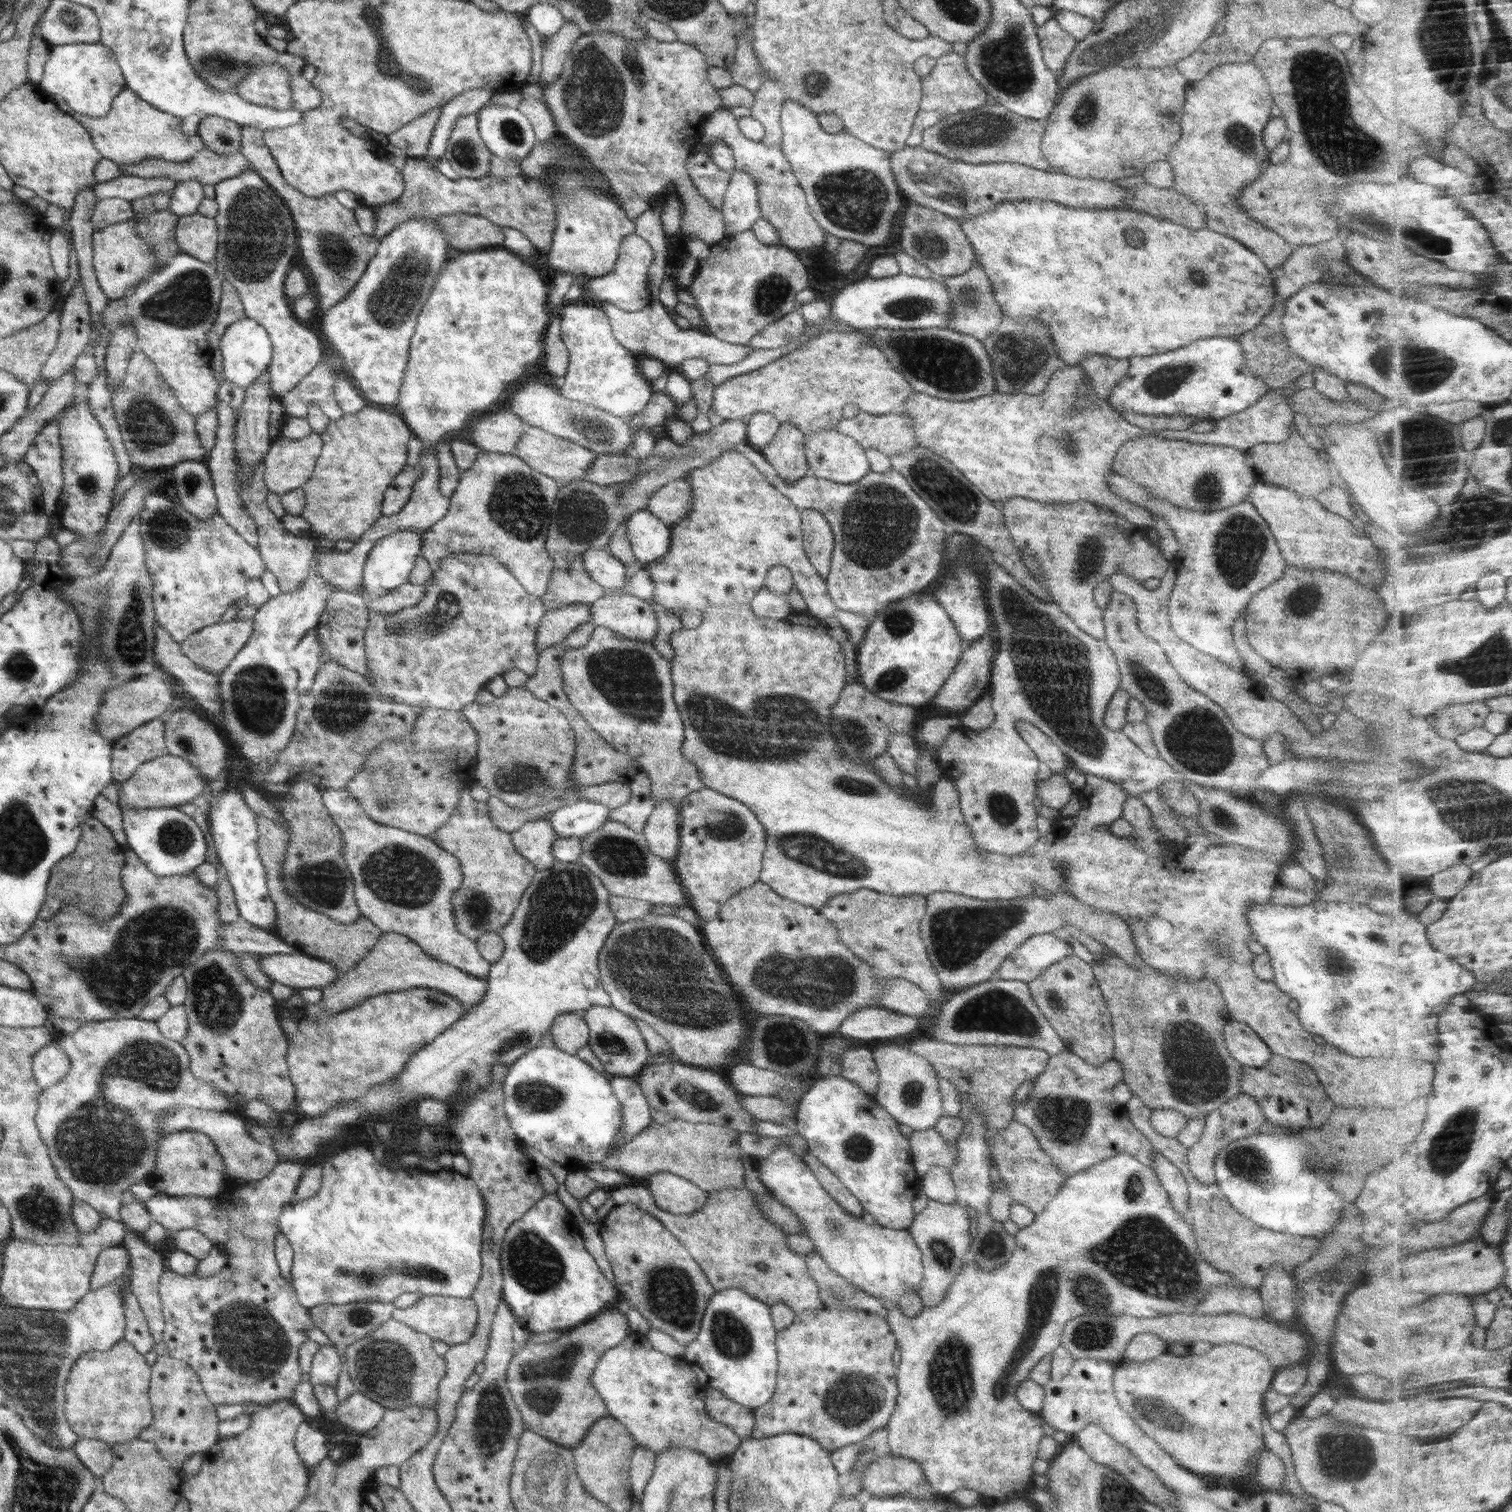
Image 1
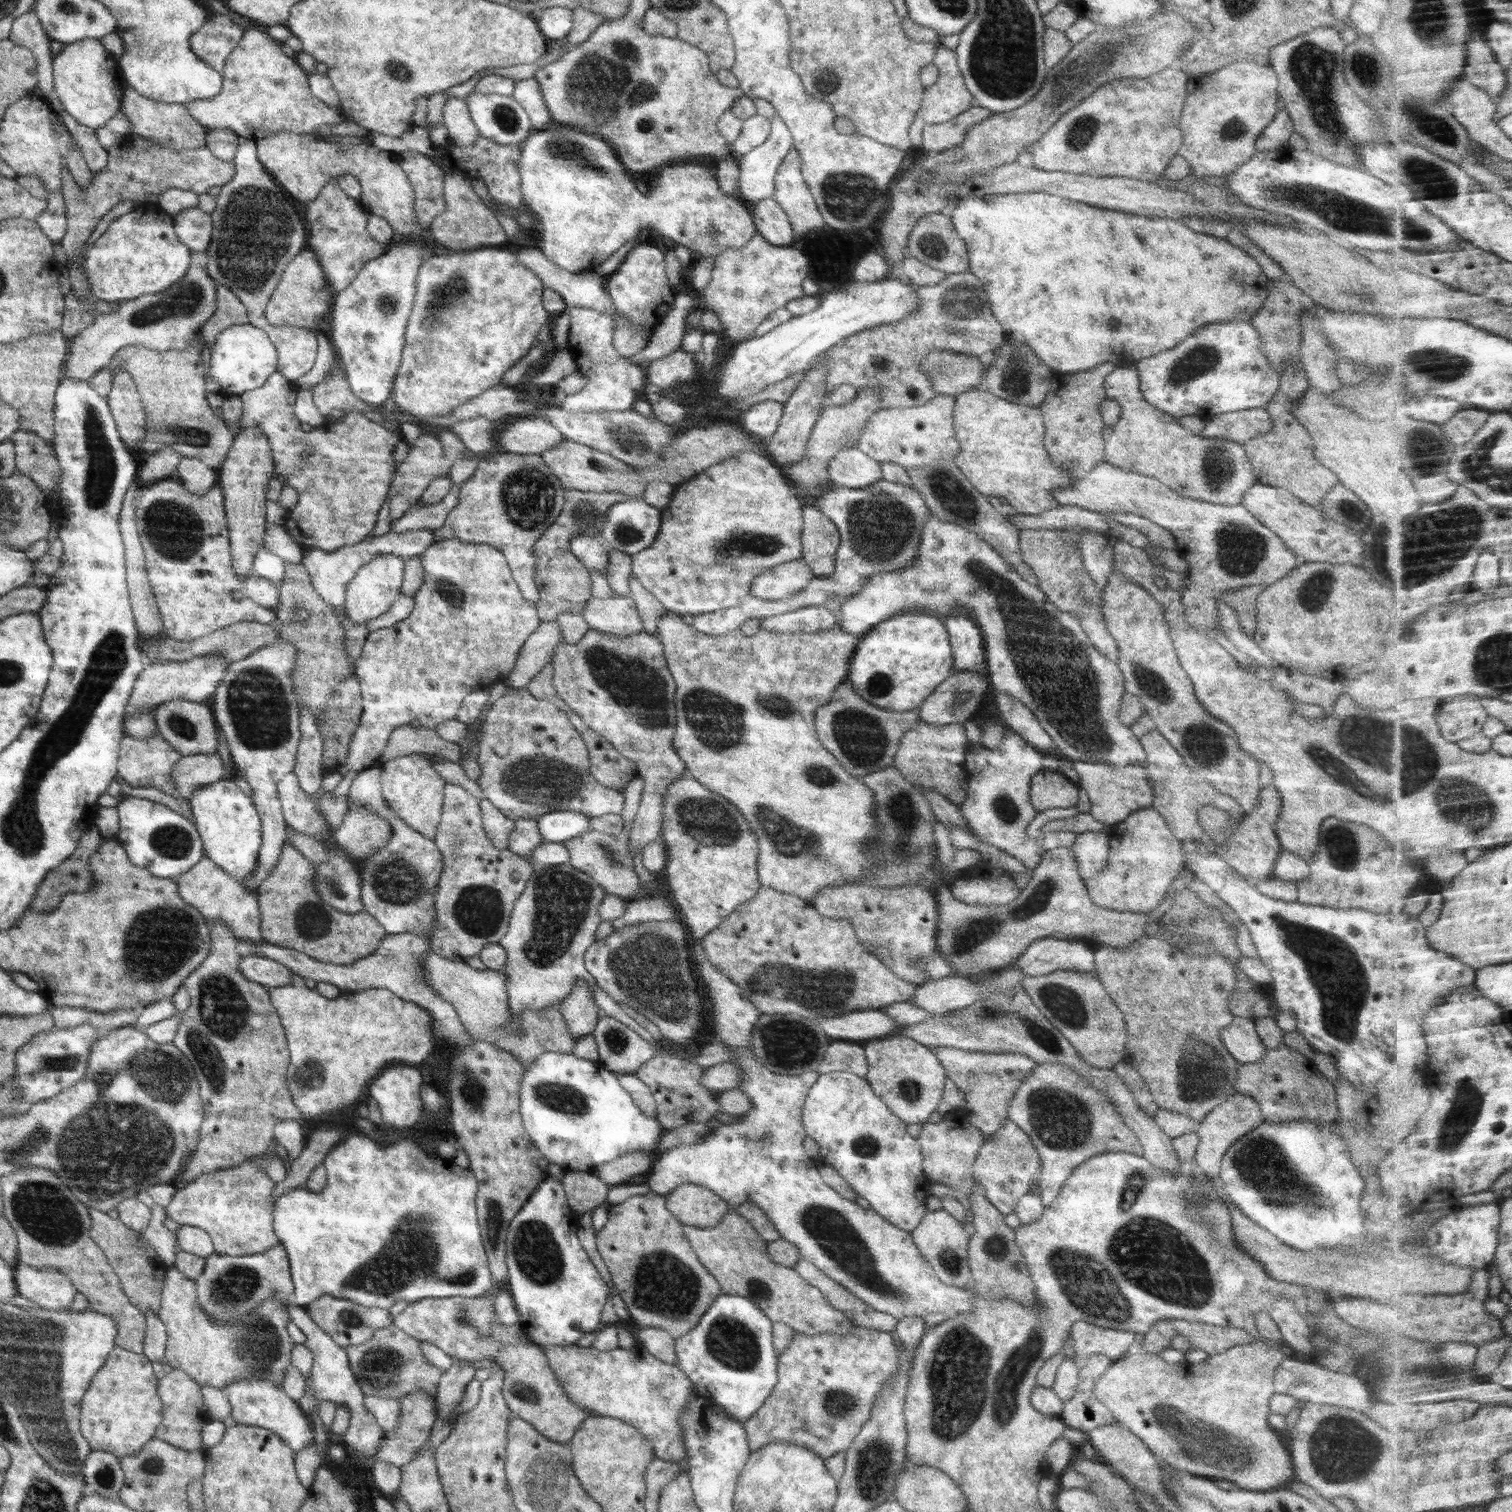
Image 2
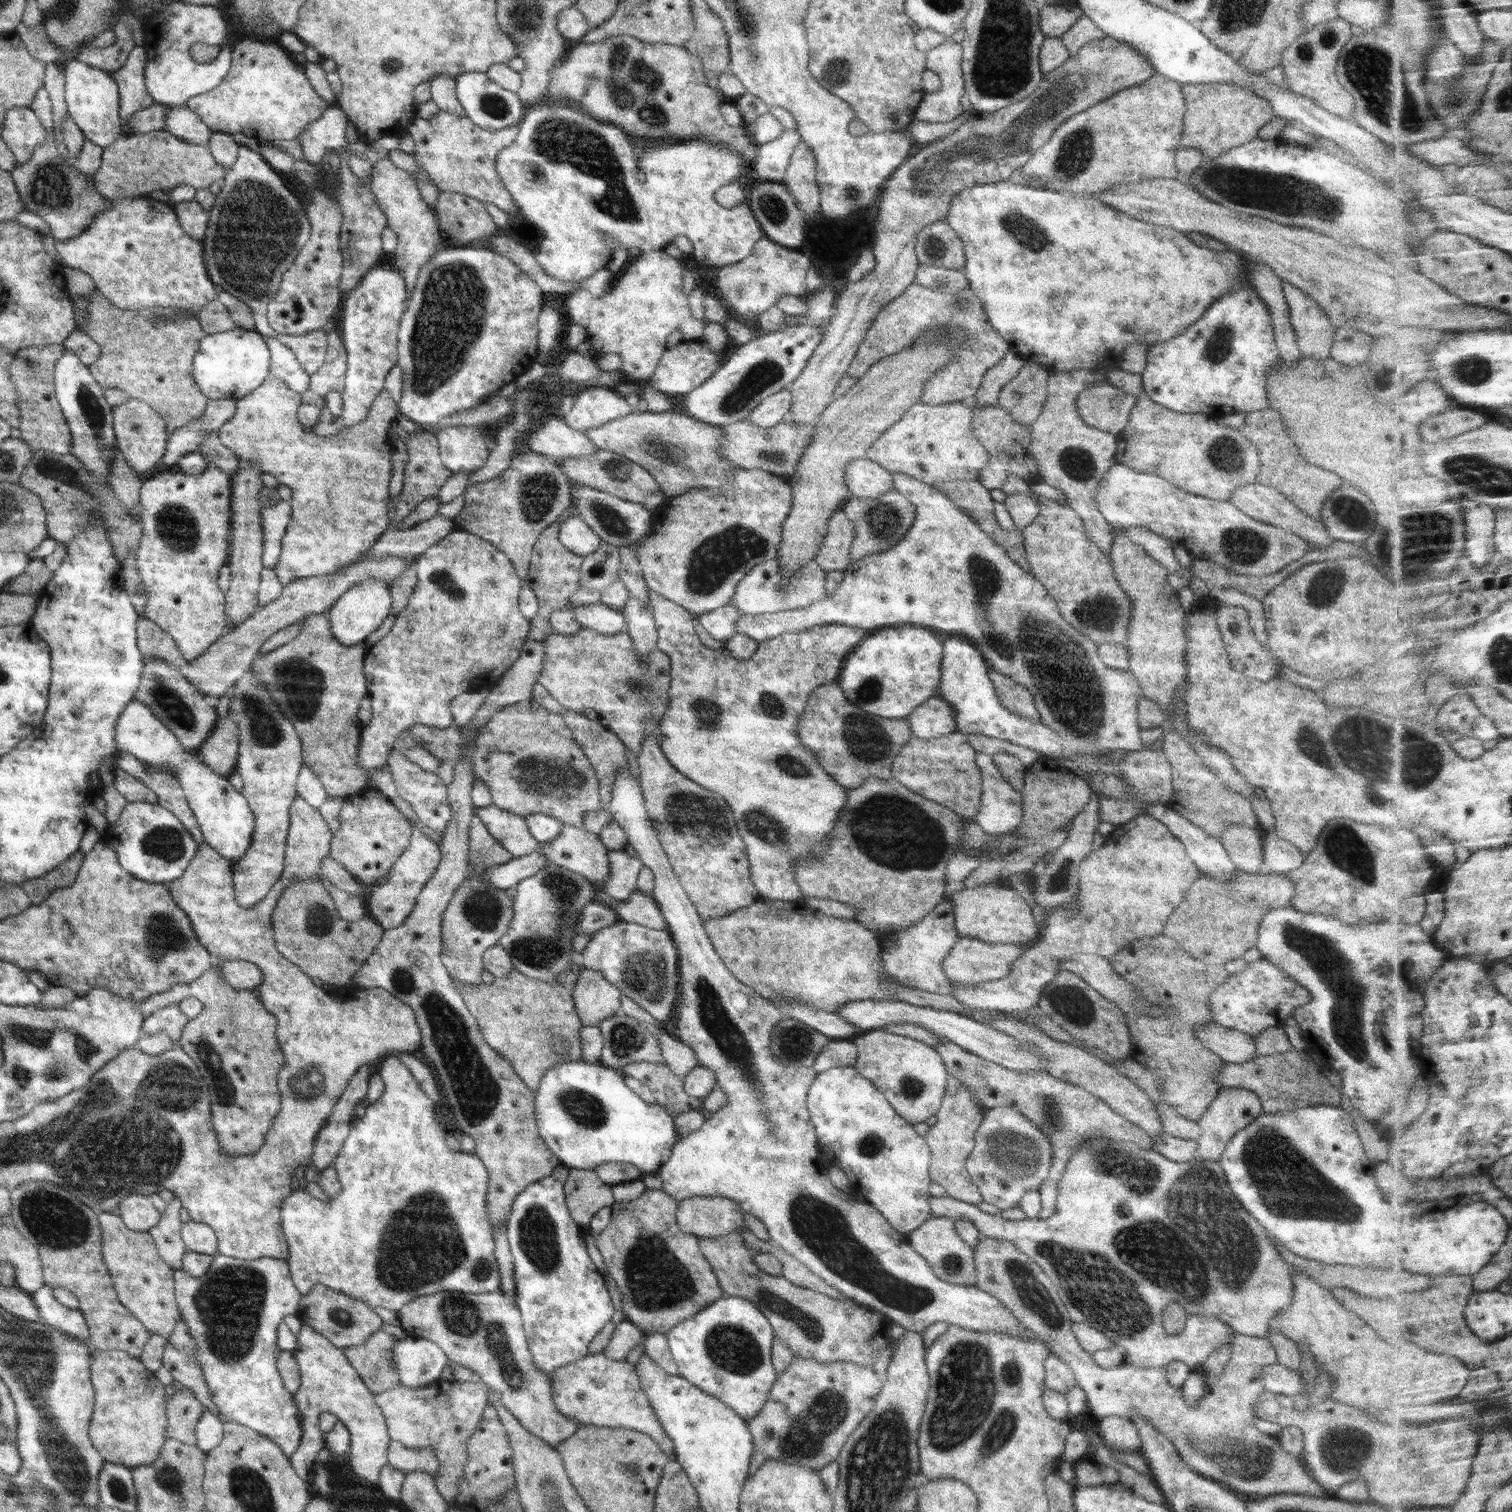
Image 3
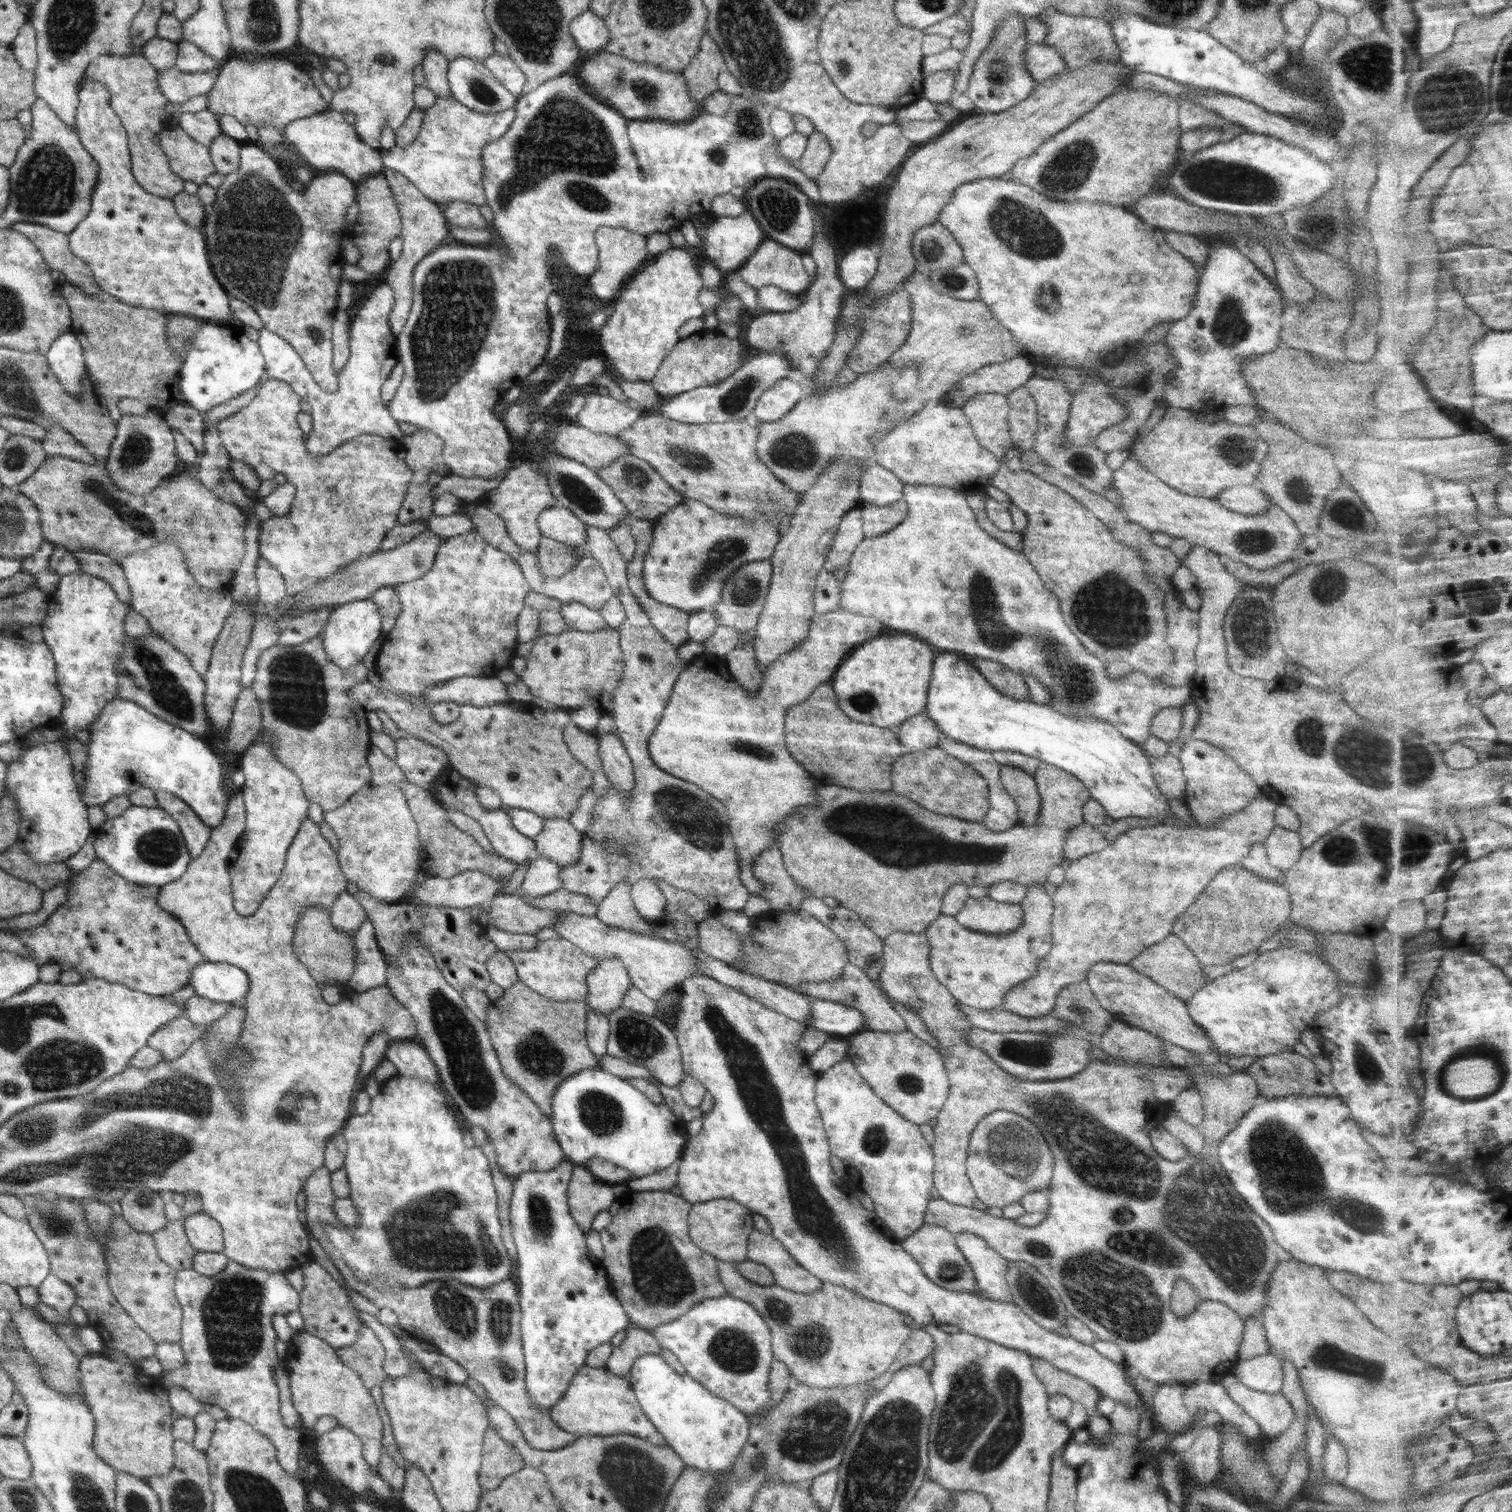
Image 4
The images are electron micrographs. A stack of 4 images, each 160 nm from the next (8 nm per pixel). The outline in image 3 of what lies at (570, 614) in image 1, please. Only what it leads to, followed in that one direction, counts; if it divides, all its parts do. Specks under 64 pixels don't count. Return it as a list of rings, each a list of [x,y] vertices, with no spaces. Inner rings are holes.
[[[527,640],[518,660],[490,688],[489,696],[473,719],[461,727],[463,758],[455,763],[453,781],[447,786],[447,799],[453,815],[442,834],[439,847],[441,861],[422,887],[406,920],[400,926],[385,929],[378,946],[351,978],[351,983],[362,988],[387,990],[414,1011],[420,1029],[422,1053],[429,1064],[436,1068],[442,1084],[442,1096],[458,1126],[457,1133],[472,1136],[476,1144],[475,1153],[488,1172],[487,1211],[493,1232],[505,1226],[512,1203],[520,1192],[528,1185],[551,1176],[561,1162],[539,1135],[533,1092],[514,1073],[508,1059],[486,1044],[474,1015],[443,965],[440,958],[443,948],[442,917],[455,890],[471,874],[469,826],[476,809],[471,799],[476,778],[469,758],[477,730],[503,706],[531,700],[533,687],[542,672],[544,657],[543,640]]]

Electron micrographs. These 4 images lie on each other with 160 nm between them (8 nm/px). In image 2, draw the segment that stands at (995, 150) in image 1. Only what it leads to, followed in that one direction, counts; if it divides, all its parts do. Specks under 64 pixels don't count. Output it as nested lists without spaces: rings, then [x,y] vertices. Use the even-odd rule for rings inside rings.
[[[974,106],[948,122],[926,125],[923,128],[922,139],[917,150],[925,154],[932,154],[962,146],[968,134],[967,130],[974,123],[986,121],[986,118],[990,118],[992,114],[998,113]]]

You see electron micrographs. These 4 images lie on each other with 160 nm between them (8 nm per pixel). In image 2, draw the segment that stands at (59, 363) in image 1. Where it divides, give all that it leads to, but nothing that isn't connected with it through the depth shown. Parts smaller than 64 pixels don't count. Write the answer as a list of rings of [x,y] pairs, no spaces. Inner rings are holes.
[[[146,138],[125,140],[120,148],[106,150],[107,165],[97,173],[93,173],[91,183],[81,189],[67,166],[62,168],[63,197],[66,204],[67,231],[60,241],[67,254],[67,264],[70,273],[71,290],[81,301],[90,297],[96,300],[91,292],[91,284],[85,269],[85,256],[88,246],[85,246],[96,225],[102,217],[121,200],[136,200],[145,202],[149,194],[160,194],[169,191],[207,193],[212,186],[224,186],[235,173],[233,161],[224,162],[212,155],[206,147],[194,150],[170,150],[148,142]]]

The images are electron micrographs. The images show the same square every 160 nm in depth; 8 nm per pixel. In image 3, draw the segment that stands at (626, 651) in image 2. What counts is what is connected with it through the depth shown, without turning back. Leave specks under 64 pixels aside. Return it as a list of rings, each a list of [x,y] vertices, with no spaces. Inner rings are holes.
[[[585,627],[576,635],[551,632],[543,639],[543,646],[545,646],[545,657],[542,661],[542,672],[538,675],[537,682],[564,708],[608,728],[636,756],[648,733],[652,733],[658,742],[663,737],[659,720],[667,712],[670,703],[669,674],[671,662],[667,654],[658,648],[653,648],[647,656],[639,656],[626,632],[600,634]],[[629,847],[611,850],[608,856],[610,874],[602,882],[602,890],[614,900],[626,902],[629,896],[637,891],[637,878],[643,862],[637,856],[637,851]]]

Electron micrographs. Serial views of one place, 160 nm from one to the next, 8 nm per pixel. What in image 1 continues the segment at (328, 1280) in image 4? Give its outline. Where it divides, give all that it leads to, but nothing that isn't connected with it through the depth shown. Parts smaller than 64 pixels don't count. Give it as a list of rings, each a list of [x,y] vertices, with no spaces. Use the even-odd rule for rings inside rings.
[[[326,1303],[310,1309],[310,1317],[333,1344],[347,1347],[393,1318],[394,1303]]]

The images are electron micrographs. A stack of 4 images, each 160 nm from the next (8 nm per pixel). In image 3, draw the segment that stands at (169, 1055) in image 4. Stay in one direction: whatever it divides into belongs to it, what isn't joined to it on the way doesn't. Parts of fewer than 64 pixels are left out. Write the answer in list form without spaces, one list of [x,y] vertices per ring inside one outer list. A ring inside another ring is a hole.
[[[168,1004],[164,1008],[159,1008],[154,1013],[149,1013],[143,1019],[141,1033],[143,1035],[156,1035],[156,1033],[166,1033],[174,1048],[178,1047],[180,1035],[184,1026],[188,1024],[190,1019],[180,1010],[176,1004]]]

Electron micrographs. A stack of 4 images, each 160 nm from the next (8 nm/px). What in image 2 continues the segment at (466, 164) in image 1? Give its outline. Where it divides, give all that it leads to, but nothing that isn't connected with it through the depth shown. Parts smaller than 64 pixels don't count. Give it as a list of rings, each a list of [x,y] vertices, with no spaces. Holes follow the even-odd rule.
[[[450,98],[444,108],[444,125],[448,130],[449,144],[458,148],[472,148],[478,140],[479,130],[470,117],[468,106],[458,98]]]

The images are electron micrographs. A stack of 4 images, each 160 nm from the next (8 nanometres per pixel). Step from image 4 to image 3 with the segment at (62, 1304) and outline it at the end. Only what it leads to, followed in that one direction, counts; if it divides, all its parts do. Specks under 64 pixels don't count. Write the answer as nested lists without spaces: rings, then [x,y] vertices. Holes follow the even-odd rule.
[[[44,1285],[31,1293],[36,1312],[42,1322],[61,1330],[63,1334],[83,1342],[89,1342],[89,1328],[80,1310],[74,1311],[60,1304],[53,1295],[53,1288]]]

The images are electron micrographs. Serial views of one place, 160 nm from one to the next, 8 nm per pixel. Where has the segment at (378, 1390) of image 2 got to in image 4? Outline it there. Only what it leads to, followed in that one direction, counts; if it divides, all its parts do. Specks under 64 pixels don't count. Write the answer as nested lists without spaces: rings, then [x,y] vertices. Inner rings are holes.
[[[366,1325],[360,1327],[354,1344],[335,1349],[342,1364],[355,1370],[366,1388],[381,1385],[387,1374],[383,1369],[385,1350],[377,1334]]]

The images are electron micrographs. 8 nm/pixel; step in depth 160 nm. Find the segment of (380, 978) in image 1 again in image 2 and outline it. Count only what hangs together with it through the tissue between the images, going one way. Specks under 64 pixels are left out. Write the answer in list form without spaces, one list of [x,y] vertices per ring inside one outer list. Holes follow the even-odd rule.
[[[429,948],[427,956],[422,958],[423,967],[425,968],[425,979],[427,983],[443,998],[454,1005],[457,1010],[458,1016],[461,1018],[462,1024],[470,1034],[472,1039],[476,1041],[486,1042],[494,1045],[500,1049],[510,1053],[512,1057],[516,1058],[524,1069],[528,1069],[540,1055],[548,1052],[560,1052],[563,1054],[571,1054],[574,1049],[575,1040],[568,1034],[569,1030],[566,1023],[563,1022],[562,1015],[556,1007],[549,1006],[539,1011],[533,1011],[528,1009],[519,1016],[519,1026],[517,1031],[511,1031],[507,1029],[507,1022],[511,1020],[513,1016],[511,1006],[509,1005],[509,990],[507,985],[507,976],[502,970],[476,970],[466,962],[452,962],[438,956],[435,952],[432,952]]]

